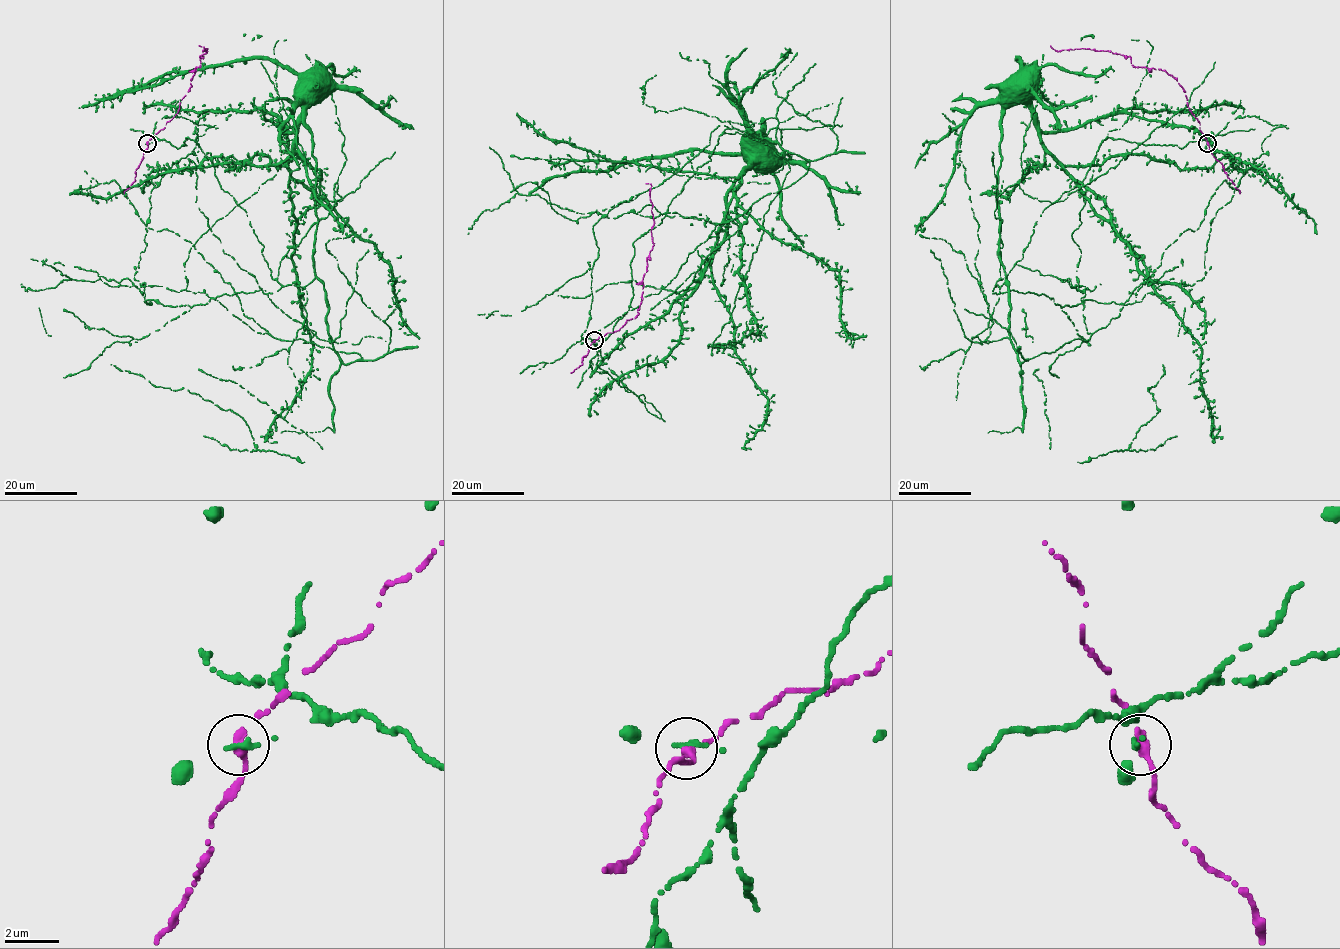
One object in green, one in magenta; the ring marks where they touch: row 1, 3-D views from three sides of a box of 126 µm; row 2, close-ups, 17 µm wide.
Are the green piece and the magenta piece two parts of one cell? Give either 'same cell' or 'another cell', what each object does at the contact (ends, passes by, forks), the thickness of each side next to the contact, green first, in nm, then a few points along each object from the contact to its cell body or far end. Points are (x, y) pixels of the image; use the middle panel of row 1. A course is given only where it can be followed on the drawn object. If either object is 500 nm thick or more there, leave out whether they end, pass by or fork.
another cell | green ends | magenta passes by | 240/280 nm | green via (594, 340), (605, 340), (629, 309), (632, 243), (710, 161), (718, 135), (762, 129), (750, 139) | magenta via (594, 340), (614, 332), (638, 314), (643, 298), (643, 277), (654, 243), (651, 187), (645, 183)

